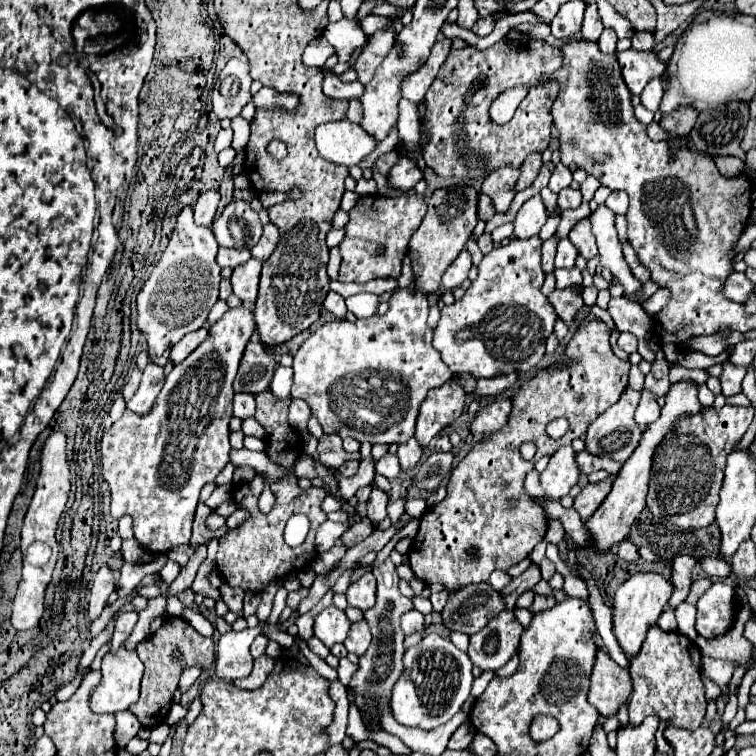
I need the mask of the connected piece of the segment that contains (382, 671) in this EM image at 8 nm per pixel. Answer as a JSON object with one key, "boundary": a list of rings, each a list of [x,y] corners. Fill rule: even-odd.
{"boundary":[[[391,560],[373,568],[373,576],[377,580],[377,604],[365,612],[365,620],[369,622],[371,632],[373,632],[373,642],[371,642],[369,650],[359,658],[359,668],[347,686],[355,696],[355,706],[367,718],[365,728],[369,732],[373,732],[375,726],[381,728],[383,708],[391,704],[393,686],[399,680],[399,676],[403,674],[405,648],[403,648],[403,632],[399,628],[399,618],[401,618],[401,614],[405,614],[407,610],[413,608],[413,602],[399,592],[399,576],[397,576],[395,564]]]}

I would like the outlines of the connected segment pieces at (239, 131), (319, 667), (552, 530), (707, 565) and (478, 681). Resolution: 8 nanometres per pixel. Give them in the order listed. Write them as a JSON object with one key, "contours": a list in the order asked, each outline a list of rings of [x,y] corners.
{"contours":[[[[239,116],[239,118],[233,120],[231,128],[233,128],[233,132],[235,132],[233,148],[239,150],[239,154],[237,154],[237,158],[235,158],[233,164],[243,164],[243,158],[245,158],[245,144],[249,142],[249,124]]],[[[301,641],[298,645],[299,651],[304,654],[304,656],[310,662],[311,667],[324,678],[329,681],[338,680],[338,675],[336,669],[330,667],[323,659],[319,658],[316,654],[313,654],[305,641]]],[[[553,520],[553,522],[549,524],[549,530],[547,530],[545,540],[547,540],[547,542],[553,542],[553,544],[559,544],[559,542],[563,540],[563,536],[565,536],[563,524],[561,524],[559,520]]],[[[701,558],[701,568],[709,574],[709,576],[715,576],[719,580],[725,580],[731,576],[731,564],[721,560],[721,558]]],[[[484,671],[479,678],[475,678],[475,686],[473,686],[473,690],[471,690],[471,696],[477,698],[477,696],[487,688],[487,684],[489,684],[493,678],[495,678],[494,671]]]]}

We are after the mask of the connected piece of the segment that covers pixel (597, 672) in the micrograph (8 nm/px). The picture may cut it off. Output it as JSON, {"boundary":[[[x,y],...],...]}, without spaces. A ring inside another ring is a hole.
{"boundary":[[[601,648],[597,650],[589,702],[599,710],[601,716],[613,716],[623,702],[629,702],[631,696],[631,678],[615,660],[607,656]]]}

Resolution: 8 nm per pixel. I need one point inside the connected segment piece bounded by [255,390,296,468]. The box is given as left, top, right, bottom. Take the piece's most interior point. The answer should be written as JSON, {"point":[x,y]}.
{"point":[272,415]}

